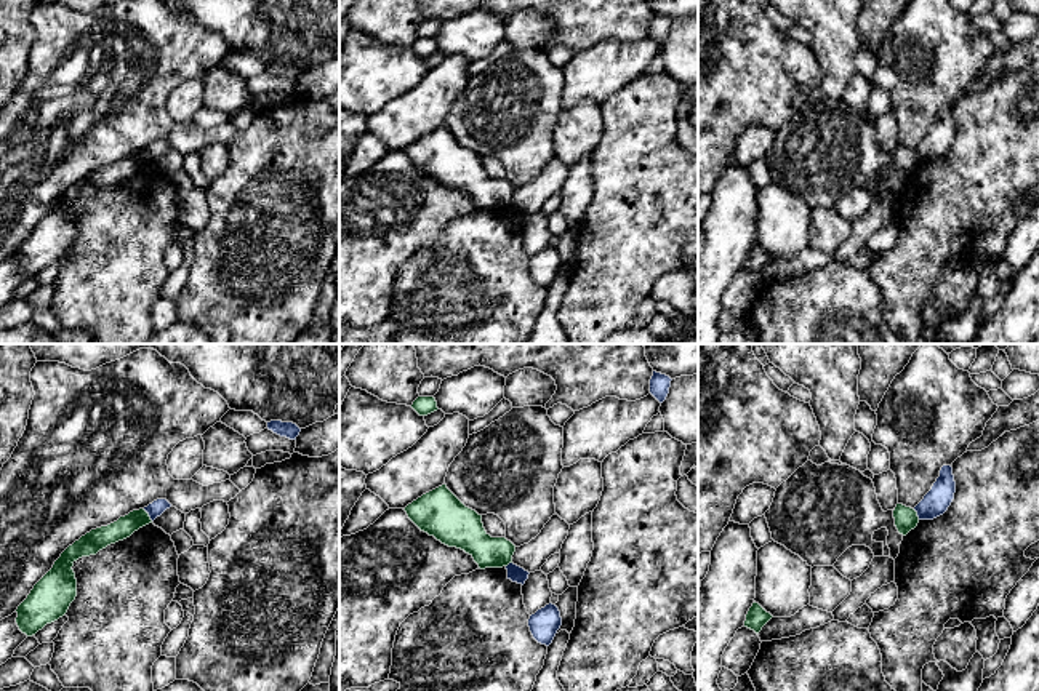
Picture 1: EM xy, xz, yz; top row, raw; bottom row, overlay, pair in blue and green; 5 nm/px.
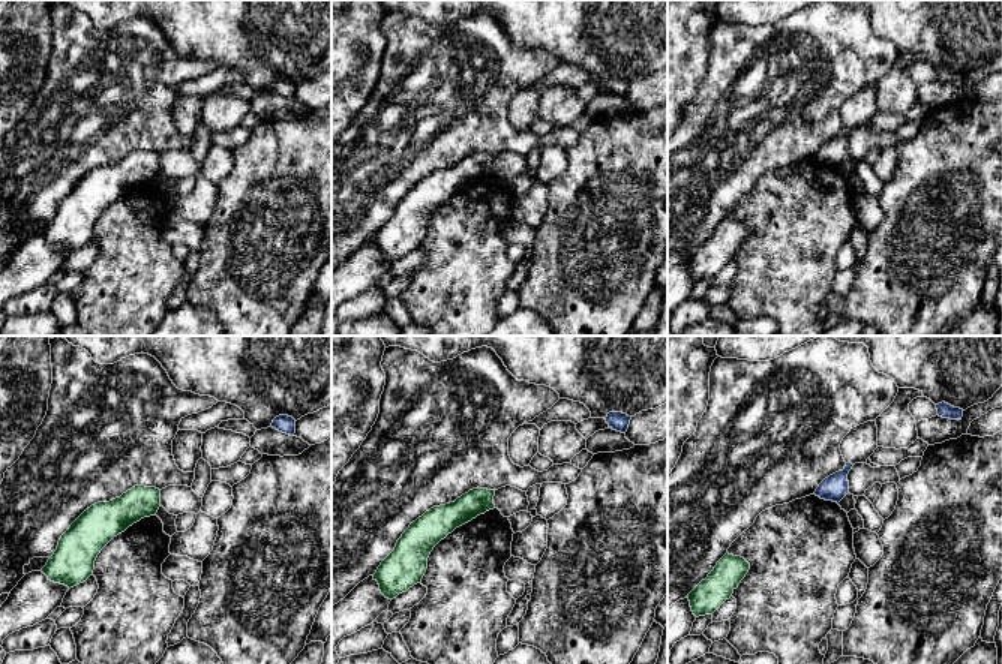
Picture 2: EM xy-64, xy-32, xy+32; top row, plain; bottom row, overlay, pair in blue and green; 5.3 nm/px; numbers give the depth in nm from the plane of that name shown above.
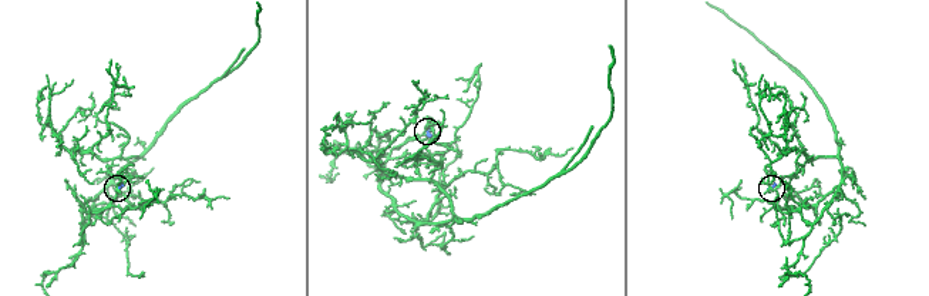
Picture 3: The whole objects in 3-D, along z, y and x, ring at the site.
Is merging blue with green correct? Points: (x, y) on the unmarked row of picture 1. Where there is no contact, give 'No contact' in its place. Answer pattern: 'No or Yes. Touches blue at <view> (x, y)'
No. Touches blue at xy (149, 157)

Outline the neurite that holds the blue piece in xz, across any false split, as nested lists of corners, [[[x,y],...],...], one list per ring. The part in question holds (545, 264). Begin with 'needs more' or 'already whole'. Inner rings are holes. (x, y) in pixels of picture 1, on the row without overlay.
already whole; [[[549,245],[544,250],[538,251],[528,261],[528,269],[533,280],[549,288],[562,267],[560,253],[556,246]]]

